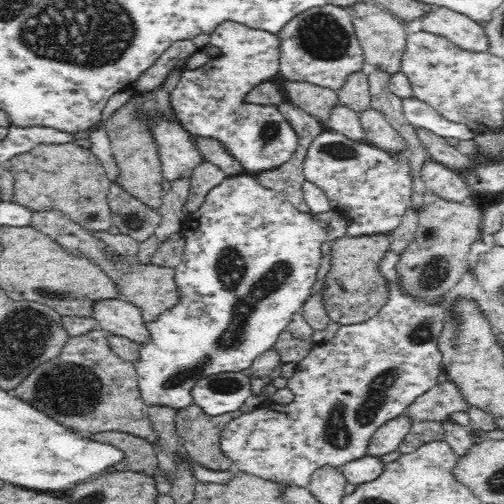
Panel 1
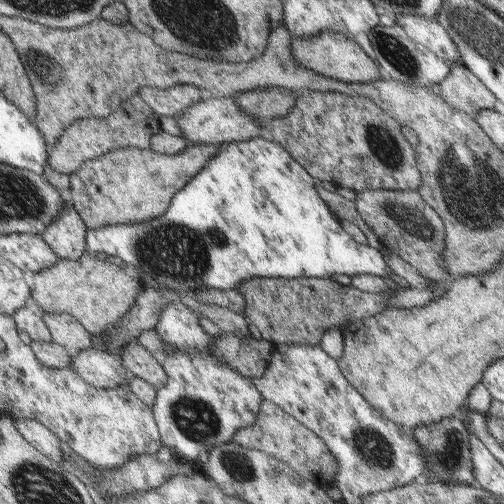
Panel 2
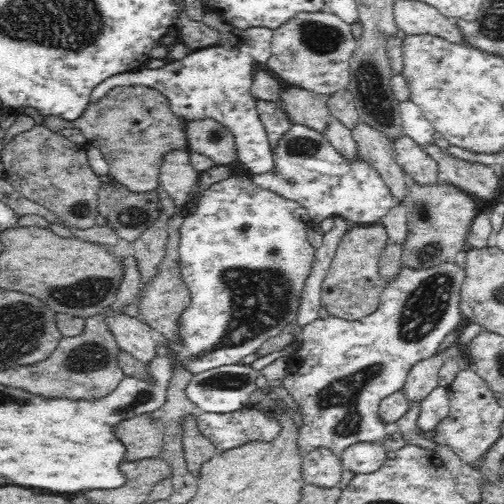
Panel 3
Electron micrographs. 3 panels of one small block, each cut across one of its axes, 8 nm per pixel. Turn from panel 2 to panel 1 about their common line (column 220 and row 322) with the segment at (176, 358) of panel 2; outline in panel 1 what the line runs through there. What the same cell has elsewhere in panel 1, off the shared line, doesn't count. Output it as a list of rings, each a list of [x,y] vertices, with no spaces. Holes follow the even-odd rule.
[[[388,252],[382,262],[380,262],[380,272],[384,278],[388,278],[388,288],[390,288],[390,298],[388,298],[388,304],[380,308],[380,312],[372,318],[372,320],[366,320],[366,322],[360,322],[360,324],[346,324],[346,326],[340,326],[338,334],[324,346],[316,346],[314,350],[308,352],[308,356],[304,360],[298,362],[298,370],[292,378],[288,378],[288,390],[294,392],[294,402],[292,404],[286,404],[284,410],[282,406],[276,406],[274,408],[260,408],[260,410],[252,410],[252,412],[246,412],[246,414],[240,414],[238,418],[232,418],[232,422],[222,430],[222,440],[218,444],[218,450],[234,464],[234,470],[236,472],[246,472],[246,474],[254,474],[258,478],[264,478],[264,480],[278,480],[278,482],[284,482],[288,484],[288,488],[308,488],[310,486],[310,478],[316,470],[324,468],[324,466],[330,466],[330,468],[336,468],[340,470],[344,464],[348,462],[356,462],[364,456],[368,456],[368,448],[370,448],[370,440],[372,436],[376,434],[376,430],[380,430],[382,426],[386,426],[390,420],[402,416],[408,412],[408,406],[424,392],[428,392],[432,386],[438,384],[438,376],[440,372],[444,372],[444,358],[442,358],[442,352],[440,352],[440,336],[442,336],[442,330],[444,330],[444,316],[446,316],[446,304],[438,304],[438,306],[424,306],[420,302],[416,302],[414,298],[410,298],[412,294],[402,290],[402,284],[400,284],[400,272],[396,270],[398,268],[398,262],[400,262],[400,254],[396,252]]]

